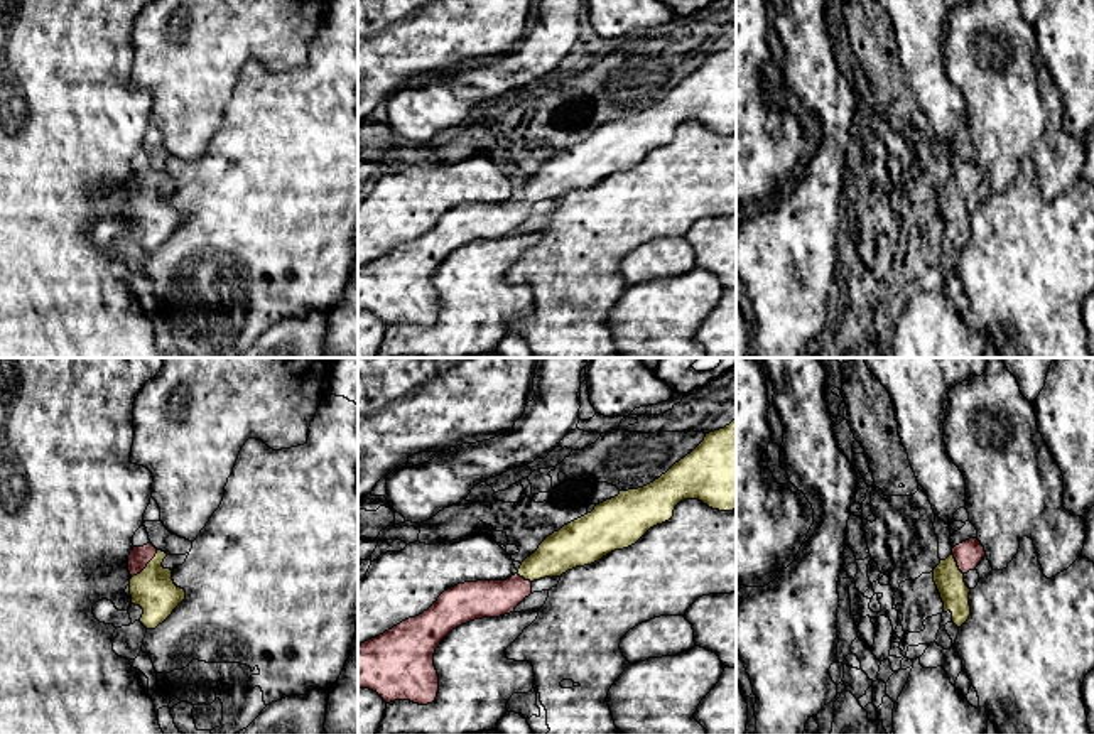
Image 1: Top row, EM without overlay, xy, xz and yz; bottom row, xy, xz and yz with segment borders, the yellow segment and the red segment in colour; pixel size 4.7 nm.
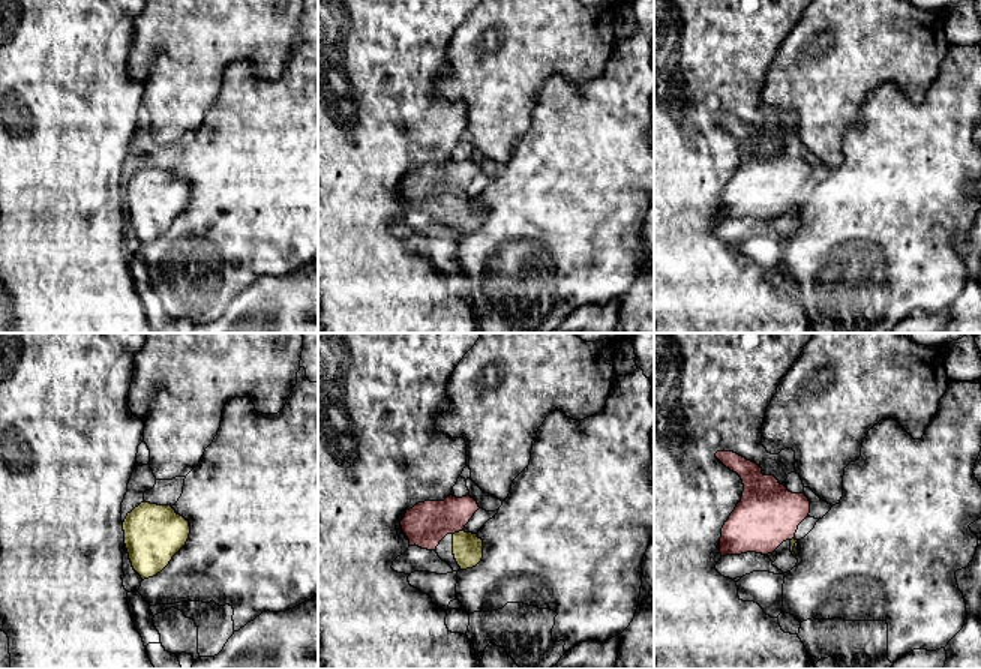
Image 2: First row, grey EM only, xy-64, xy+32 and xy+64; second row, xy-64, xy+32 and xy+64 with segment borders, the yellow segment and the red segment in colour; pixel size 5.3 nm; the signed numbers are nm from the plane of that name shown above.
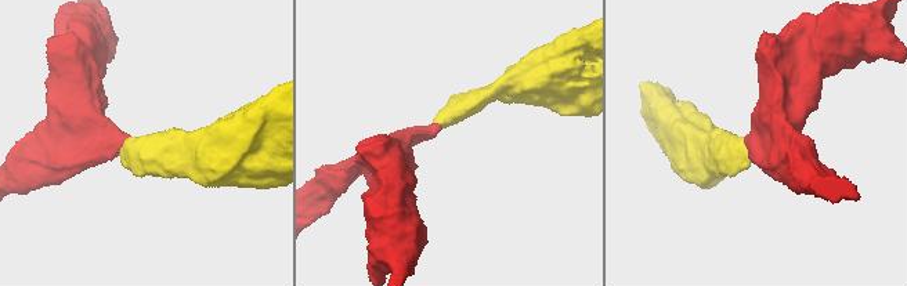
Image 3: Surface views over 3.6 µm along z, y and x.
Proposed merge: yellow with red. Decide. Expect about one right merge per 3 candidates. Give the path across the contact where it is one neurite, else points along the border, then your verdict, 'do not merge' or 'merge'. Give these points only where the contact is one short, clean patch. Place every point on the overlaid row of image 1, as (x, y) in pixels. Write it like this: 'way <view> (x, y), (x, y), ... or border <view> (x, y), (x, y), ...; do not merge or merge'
way xy (152, 589), (147, 566), (139, 557); merge

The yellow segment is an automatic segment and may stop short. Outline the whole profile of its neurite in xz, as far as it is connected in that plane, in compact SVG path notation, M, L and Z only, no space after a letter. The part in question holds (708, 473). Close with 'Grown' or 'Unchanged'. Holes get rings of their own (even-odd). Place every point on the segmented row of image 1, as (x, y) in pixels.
M736 420L724 429L706 434L691 454L653 483L620 491L618 496L596 505L591 513L549 535L510 579L458 584L444 591L422 614L358 645L358 688L376 692L387 704L395 700L410 700L419 705L432 704L439 692L434 653L452 629L474 619L513 613L532 594L533 580L561 577L567 570L591 565L615 550L635 545L650 528L672 520L675 506L684 499L699 499L719 511L736 510Z. Grown

